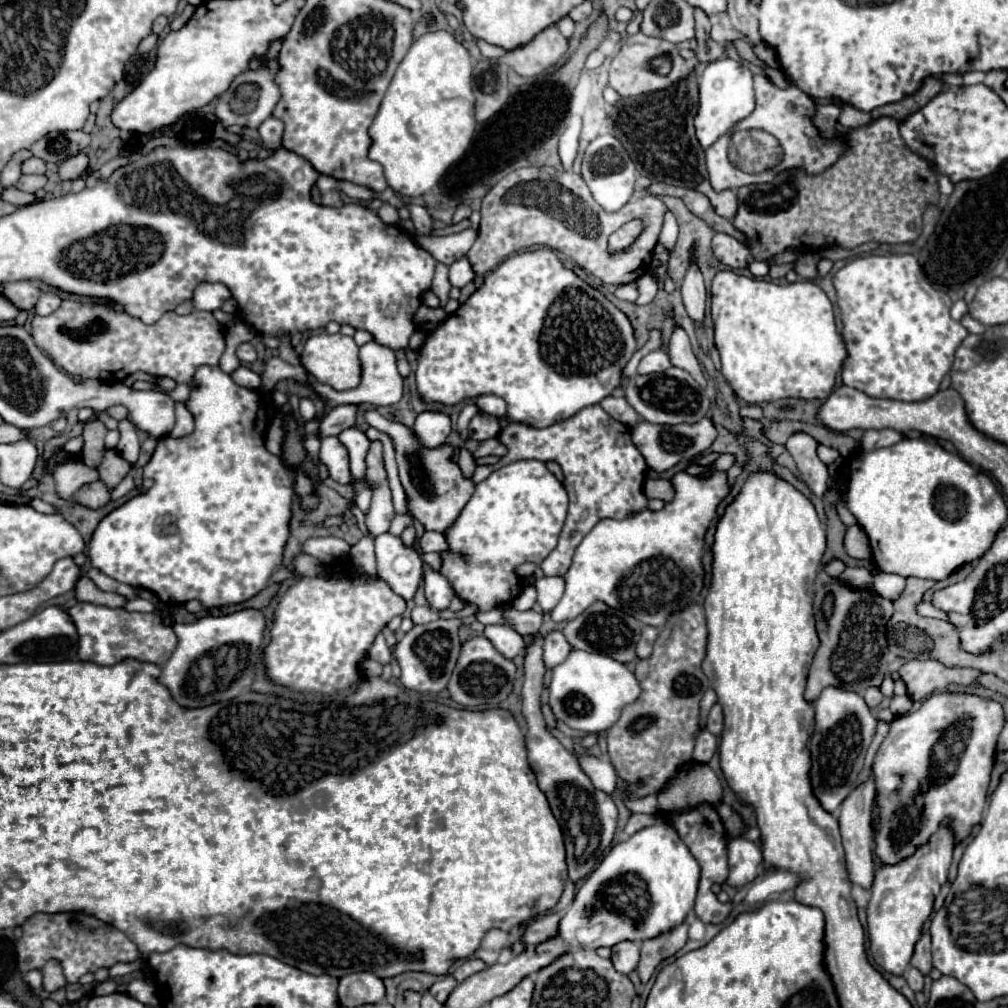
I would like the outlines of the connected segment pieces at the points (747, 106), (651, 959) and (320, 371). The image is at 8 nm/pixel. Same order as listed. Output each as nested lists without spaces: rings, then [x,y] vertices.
[[[718,59],[706,65],[700,81],[700,105],[694,117],[696,139],[702,149],[708,149],[716,143],[724,133],[728,133],[738,121],[746,119],[754,111],[754,87],[752,87],[752,73],[748,67],[734,59]]]
[[[684,921],[682,925],[674,927],[668,933],[660,933],[658,937],[646,939],[642,941],[642,949],[640,949],[640,963],[636,967],[642,983],[648,983],[654,969],[658,967],[658,963],[662,959],[672,957],[676,951],[680,951],[688,941],[688,921]]]
[[[328,333],[312,335],[304,345],[300,361],[306,367],[306,371],[310,371],[318,381],[334,387],[336,391],[356,389],[360,385],[362,365],[360,365],[360,359],[358,359],[358,345],[354,343],[352,337],[346,337],[342,333],[336,333],[336,335],[328,335]]]

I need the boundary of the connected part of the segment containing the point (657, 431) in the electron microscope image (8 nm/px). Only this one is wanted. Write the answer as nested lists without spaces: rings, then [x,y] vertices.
[[[708,417],[702,419],[700,423],[694,423],[694,425],[682,423],[682,425],[676,425],[676,427],[664,427],[664,425],[654,425],[654,423],[642,421],[632,429],[632,443],[642,453],[646,465],[650,469],[654,469],[656,473],[668,471],[676,463],[680,463],[684,459],[692,459],[692,457],[704,453],[716,441],[716,437],[718,437],[716,425]]]

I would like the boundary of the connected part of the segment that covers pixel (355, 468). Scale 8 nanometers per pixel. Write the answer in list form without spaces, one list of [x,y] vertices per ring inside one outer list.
[[[348,427],[348,431],[342,431],[338,435],[338,439],[348,449],[352,479],[368,483],[368,477],[366,477],[366,471],[368,471],[366,455],[368,455],[368,449],[370,449],[370,439],[366,437],[366,433],[360,431],[358,427]]]

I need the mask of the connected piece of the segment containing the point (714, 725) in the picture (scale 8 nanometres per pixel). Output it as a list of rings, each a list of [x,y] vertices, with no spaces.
[[[716,703],[712,705],[710,713],[708,713],[708,719],[706,719],[706,729],[714,735],[720,735],[722,731],[722,707]]]

